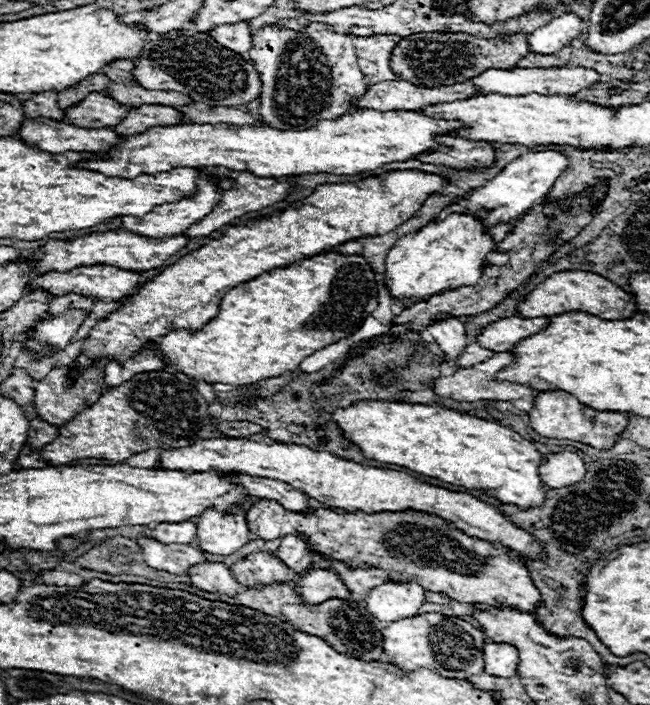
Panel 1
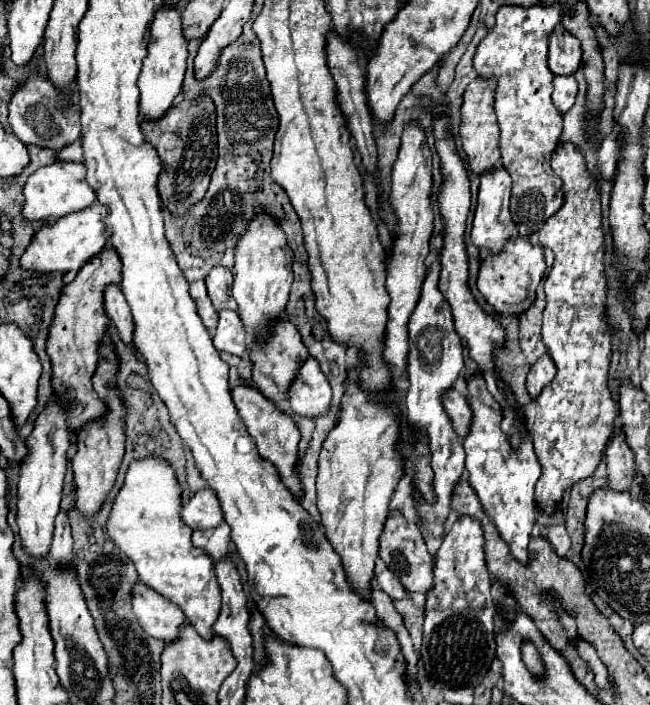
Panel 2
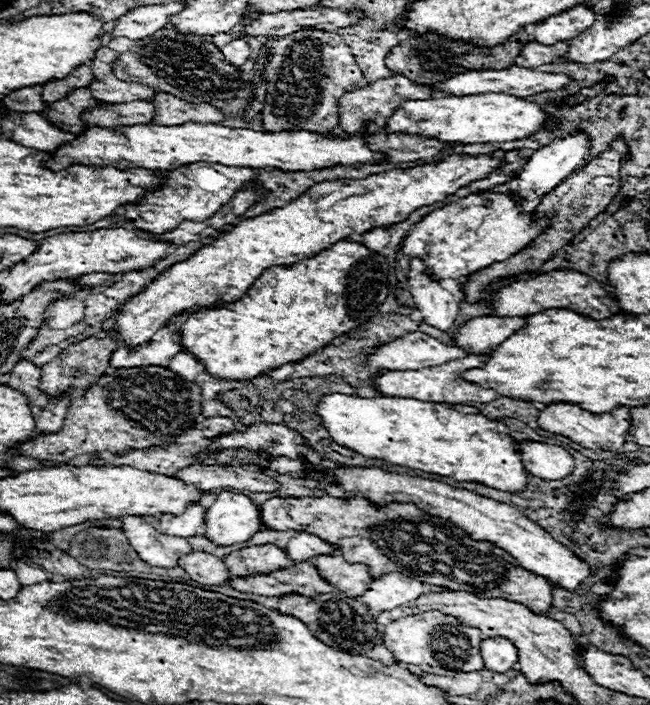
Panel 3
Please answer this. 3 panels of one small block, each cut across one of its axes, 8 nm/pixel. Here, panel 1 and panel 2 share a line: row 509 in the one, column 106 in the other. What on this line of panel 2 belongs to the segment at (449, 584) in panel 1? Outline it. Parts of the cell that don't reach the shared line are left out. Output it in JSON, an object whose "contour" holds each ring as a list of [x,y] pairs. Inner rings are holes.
{"contour":[[[112,248],[102,250],[92,260],[88,260],[88,264],[80,268],[78,276],[62,288],[56,316],[50,326],[46,352],[52,360],[52,388],[66,388],[66,392],[70,392],[70,400],[74,400],[74,416],[70,416],[70,428],[74,432],[80,430],[86,420],[96,420],[106,412],[102,400],[92,390],[90,378],[98,364],[98,346],[108,330],[102,292],[110,282],[120,282],[120,258]]]}

